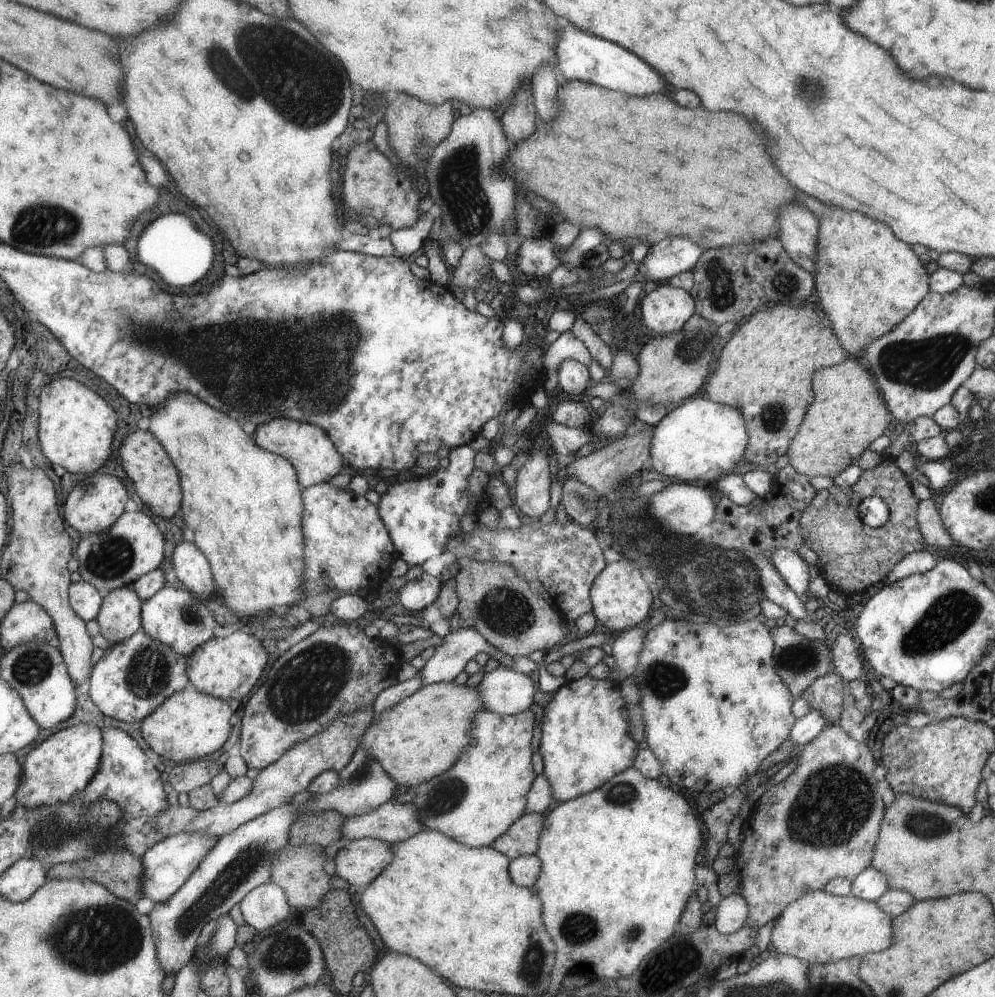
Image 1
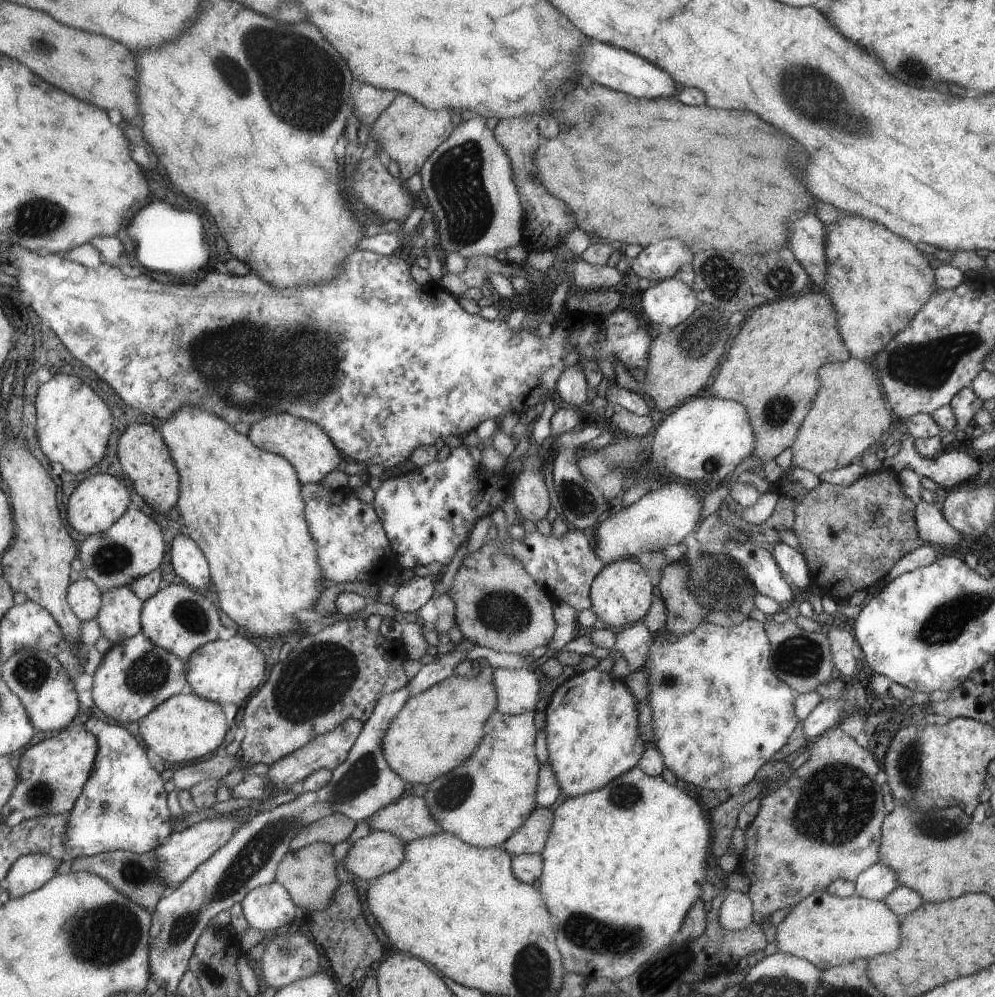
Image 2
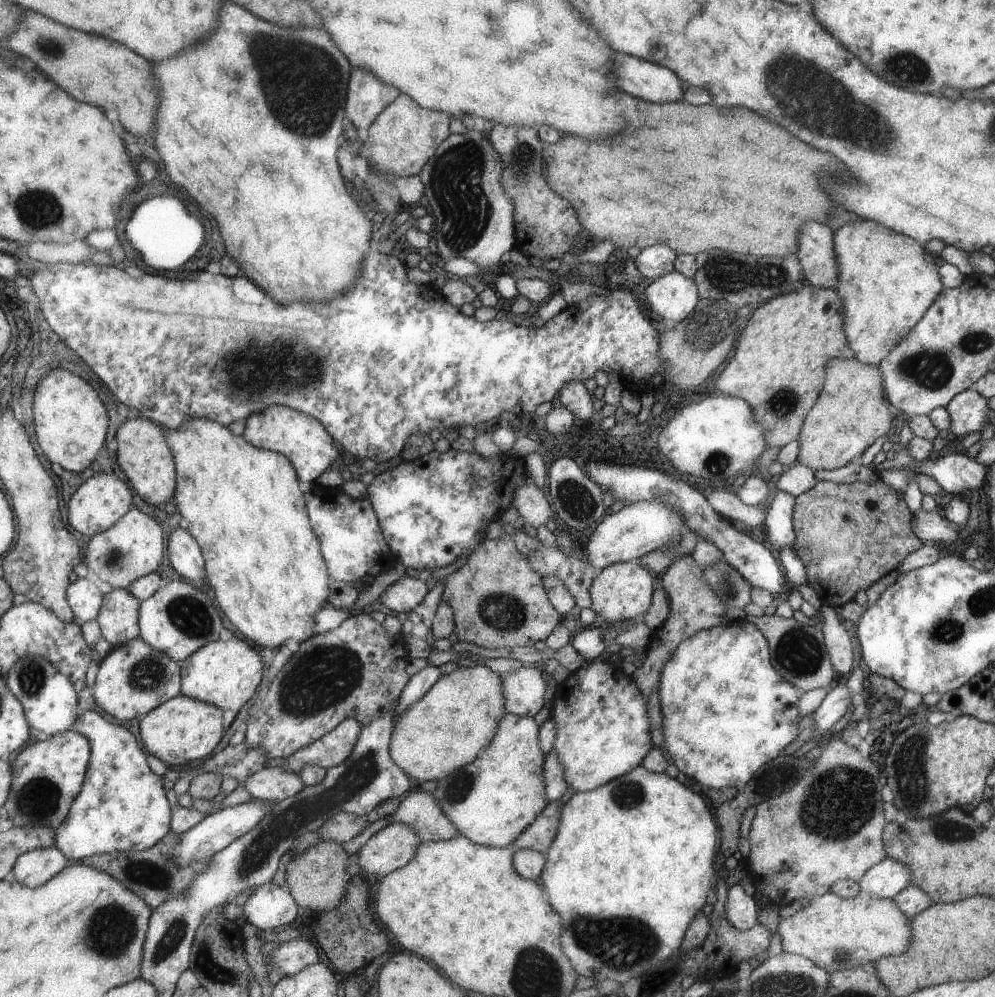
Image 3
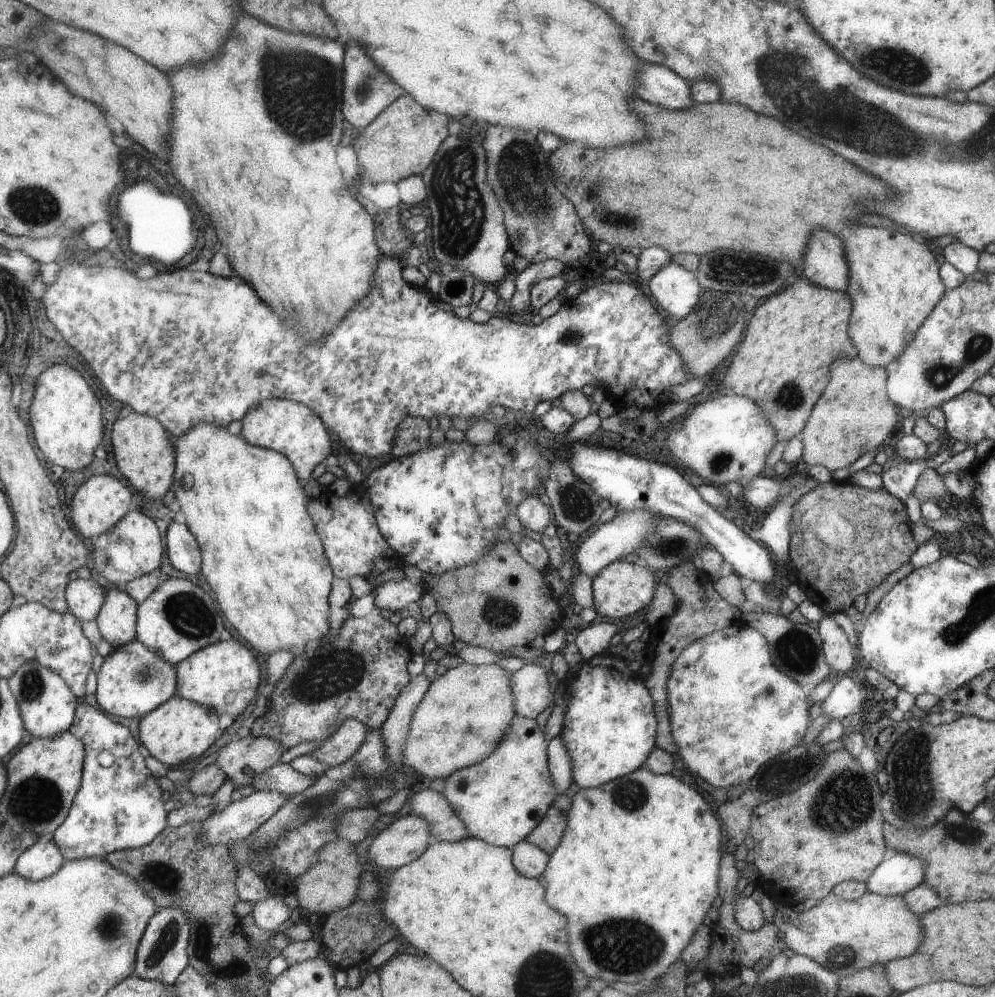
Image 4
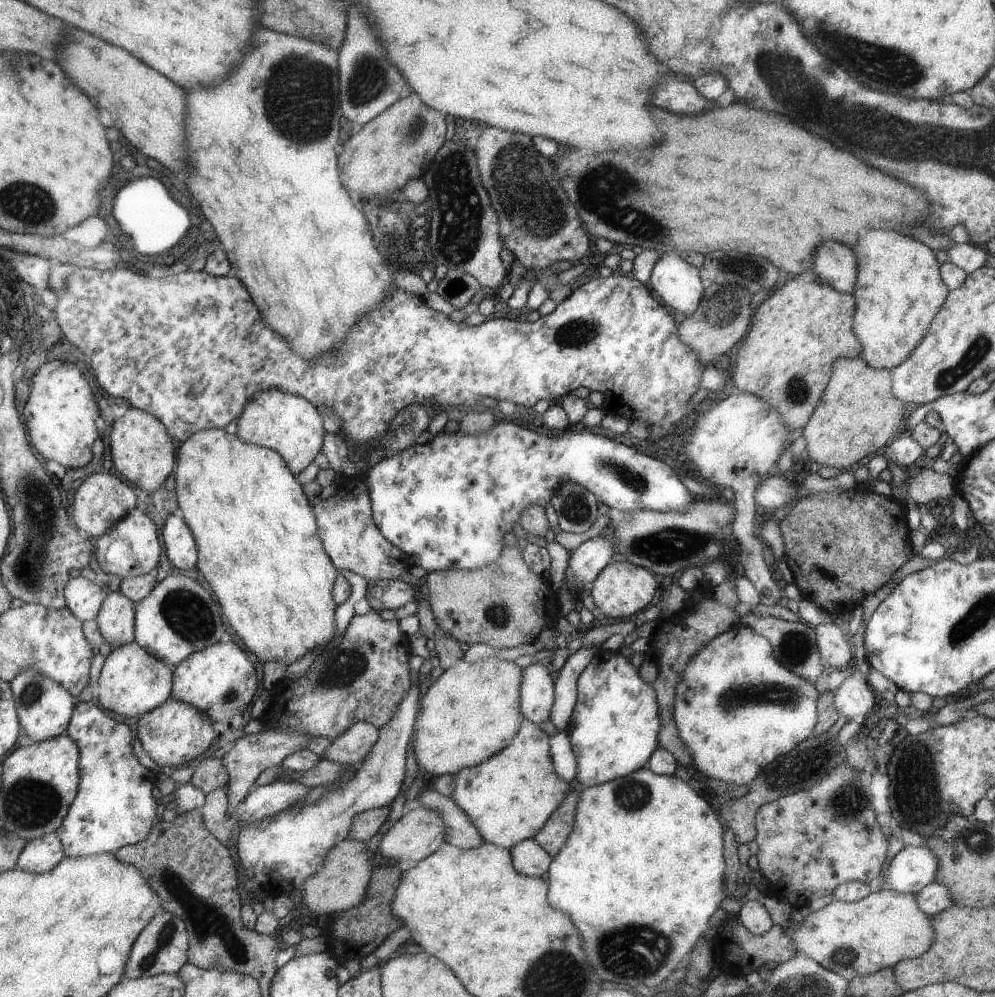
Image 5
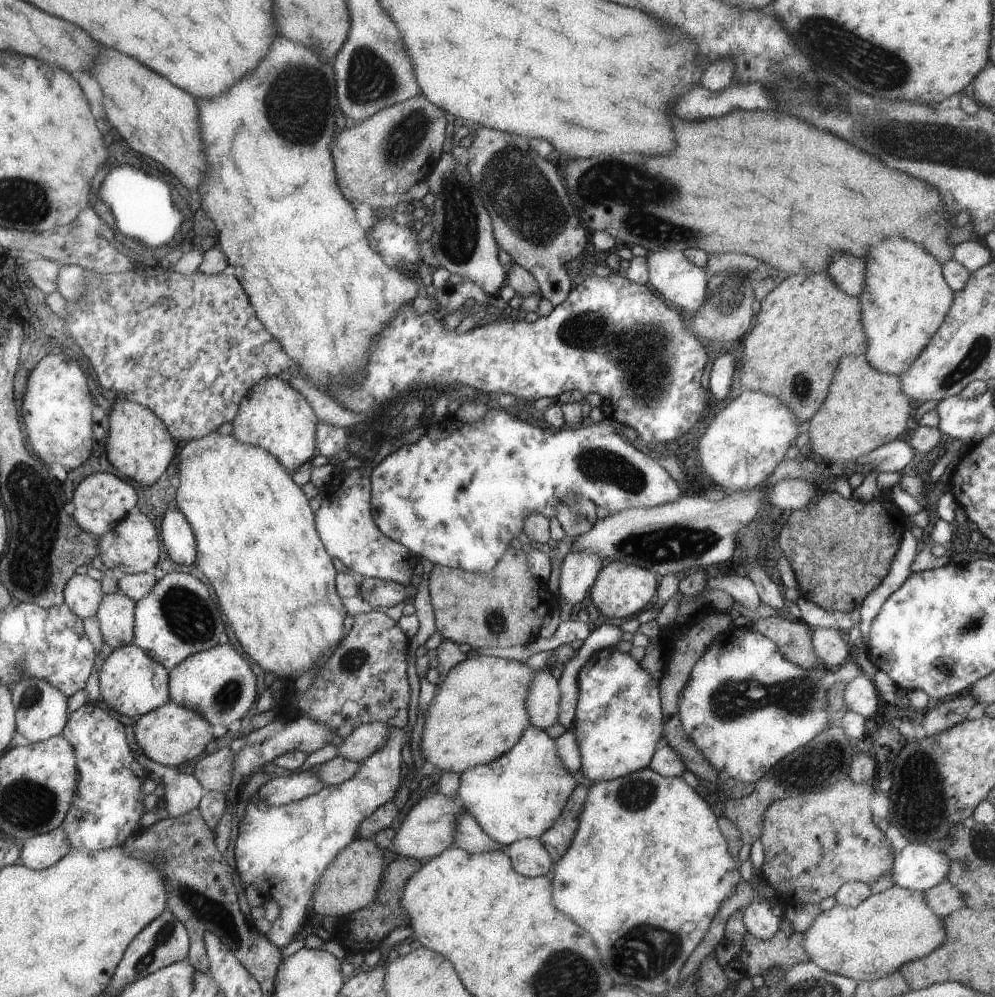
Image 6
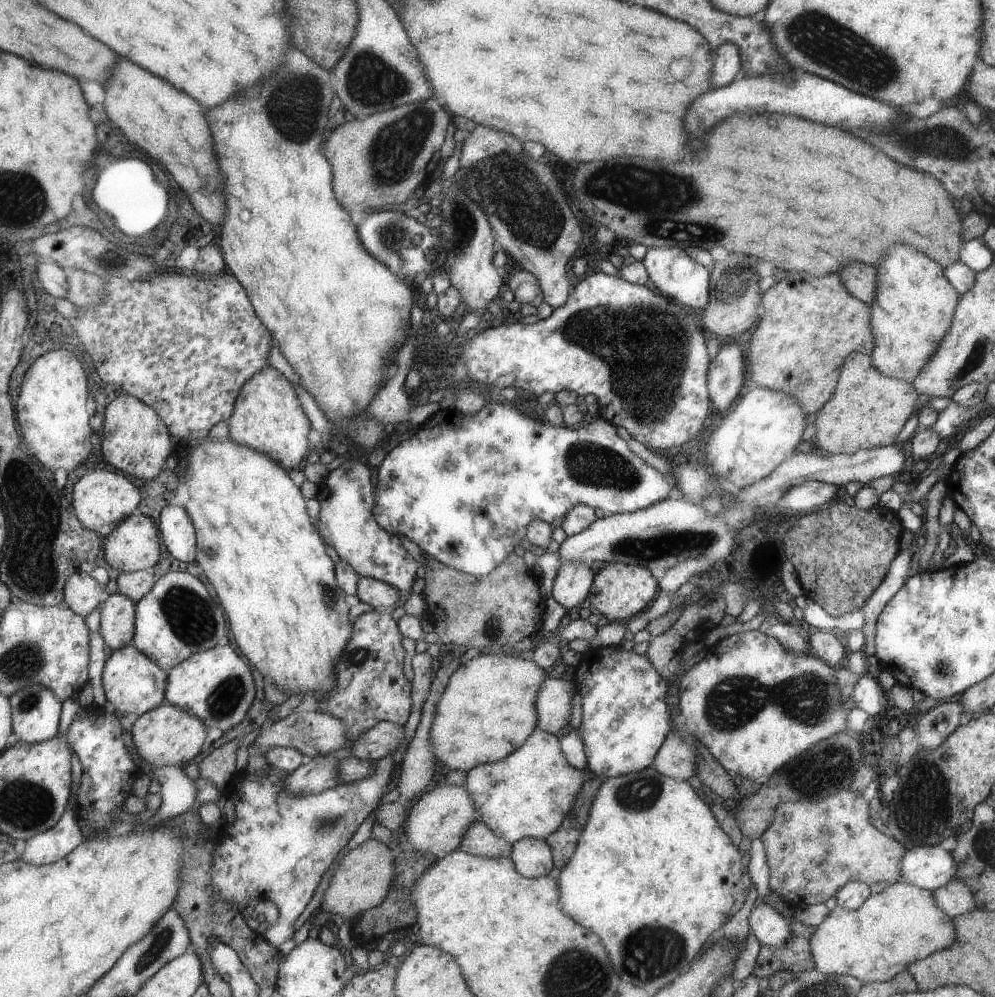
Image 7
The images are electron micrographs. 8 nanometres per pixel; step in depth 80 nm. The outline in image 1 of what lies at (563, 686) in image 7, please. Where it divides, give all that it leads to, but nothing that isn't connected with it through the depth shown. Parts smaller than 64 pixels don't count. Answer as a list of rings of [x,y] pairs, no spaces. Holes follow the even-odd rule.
[[[500,665],[483,674],[475,688],[480,693],[481,711],[499,716],[515,715],[528,709],[535,696],[535,686],[527,674],[517,674]]]

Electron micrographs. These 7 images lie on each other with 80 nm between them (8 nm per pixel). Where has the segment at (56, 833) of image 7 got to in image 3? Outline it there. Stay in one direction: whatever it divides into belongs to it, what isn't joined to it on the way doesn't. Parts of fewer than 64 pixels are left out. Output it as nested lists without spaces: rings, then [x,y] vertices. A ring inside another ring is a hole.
[[[55,845],[38,848],[17,859],[16,866],[6,876],[9,882],[17,881],[29,888],[37,888],[57,876],[67,865],[68,858]]]

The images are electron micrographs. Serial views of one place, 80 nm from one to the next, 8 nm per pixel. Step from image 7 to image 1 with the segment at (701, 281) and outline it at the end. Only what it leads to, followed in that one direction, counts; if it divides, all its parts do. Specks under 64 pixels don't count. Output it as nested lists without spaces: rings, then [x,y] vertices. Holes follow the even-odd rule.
[[[661,284],[638,300],[641,322],[649,335],[661,336],[677,332],[696,312],[695,298],[681,288]]]

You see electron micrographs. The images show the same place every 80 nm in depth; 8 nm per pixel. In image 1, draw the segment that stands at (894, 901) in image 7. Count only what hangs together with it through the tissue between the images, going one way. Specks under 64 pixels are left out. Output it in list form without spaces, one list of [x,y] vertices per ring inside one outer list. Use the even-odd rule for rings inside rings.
[[[813,890],[793,900],[774,921],[770,937],[774,953],[793,956],[810,964],[837,963],[837,960],[849,959],[851,956],[859,957],[884,950],[892,944],[891,916],[881,912],[877,904],[853,896],[831,895],[823,890]]]

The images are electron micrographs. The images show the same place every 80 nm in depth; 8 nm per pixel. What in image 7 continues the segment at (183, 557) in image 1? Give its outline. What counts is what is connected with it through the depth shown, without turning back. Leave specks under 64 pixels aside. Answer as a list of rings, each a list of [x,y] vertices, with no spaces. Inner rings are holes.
[[[175,504],[161,506],[160,525],[166,548],[181,562],[195,562],[198,536],[192,516],[185,507]]]

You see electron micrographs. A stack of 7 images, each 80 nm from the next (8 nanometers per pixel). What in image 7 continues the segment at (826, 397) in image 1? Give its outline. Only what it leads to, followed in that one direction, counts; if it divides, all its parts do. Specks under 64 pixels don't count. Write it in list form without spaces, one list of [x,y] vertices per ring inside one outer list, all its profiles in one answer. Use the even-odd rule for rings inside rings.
[[[867,353],[850,354],[844,360],[832,399],[816,413],[817,416],[813,423],[816,434],[811,440],[815,445],[814,450],[825,455],[851,455],[864,449],[888,446],[895,440],[895,436],[901,430],[901,426],[905,424],[905,420],[914,414],[917,396],[917,392],[909,383],[879,373],[871,364],[871,357]]]

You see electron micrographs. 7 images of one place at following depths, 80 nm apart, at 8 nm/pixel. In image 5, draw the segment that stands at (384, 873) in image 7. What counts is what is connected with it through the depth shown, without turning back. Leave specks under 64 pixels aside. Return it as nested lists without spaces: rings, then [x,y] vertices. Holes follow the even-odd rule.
[[[345,838],[328,852],[318,871],[304,880],[301,902],[317,914],[347,911],[359,905],[367,895],[371,878],[371,854],[365,850],[365,843]]]

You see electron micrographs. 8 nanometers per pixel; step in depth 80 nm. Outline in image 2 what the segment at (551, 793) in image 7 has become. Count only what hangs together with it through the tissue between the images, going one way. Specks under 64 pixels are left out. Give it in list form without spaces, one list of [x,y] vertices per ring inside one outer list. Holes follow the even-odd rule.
[[[491,712],[484,723],[484,736],[480,744],[477,744],[477,749],[473,750],[473,755],[465,759],[459,767],[427,784],[423,798],[428,804],[430,815],[440,824],[443,831],[458,836],[465,841],[465,844],[473,847],[500,847],[509,836],[525,824],[528,816],[536,808],[535,787],[540,767],[533,754],[534,715],[533,712],[523,712],[519,715]]]

